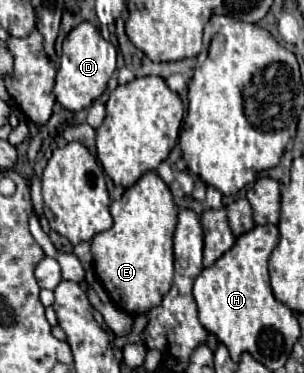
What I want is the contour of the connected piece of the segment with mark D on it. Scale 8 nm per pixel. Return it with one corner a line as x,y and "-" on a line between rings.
82,22
68,34
62,52
64,56
60,58
54,96
66,110
78,112
88,108
106,90
106,84
116,70
116,48
104,40
90,22

